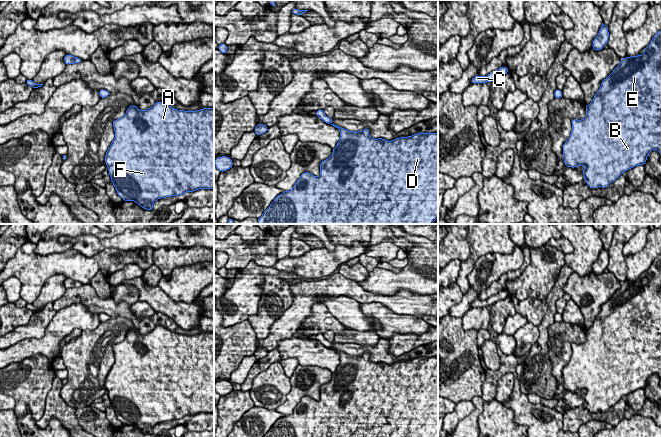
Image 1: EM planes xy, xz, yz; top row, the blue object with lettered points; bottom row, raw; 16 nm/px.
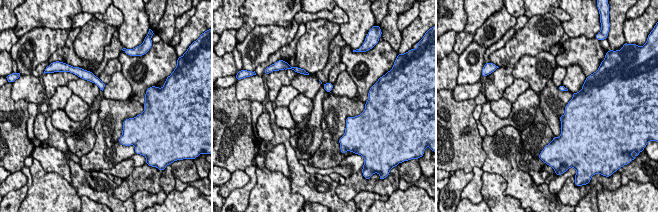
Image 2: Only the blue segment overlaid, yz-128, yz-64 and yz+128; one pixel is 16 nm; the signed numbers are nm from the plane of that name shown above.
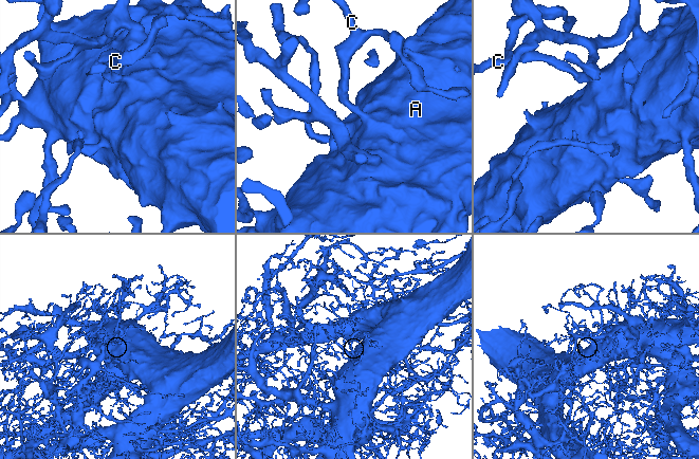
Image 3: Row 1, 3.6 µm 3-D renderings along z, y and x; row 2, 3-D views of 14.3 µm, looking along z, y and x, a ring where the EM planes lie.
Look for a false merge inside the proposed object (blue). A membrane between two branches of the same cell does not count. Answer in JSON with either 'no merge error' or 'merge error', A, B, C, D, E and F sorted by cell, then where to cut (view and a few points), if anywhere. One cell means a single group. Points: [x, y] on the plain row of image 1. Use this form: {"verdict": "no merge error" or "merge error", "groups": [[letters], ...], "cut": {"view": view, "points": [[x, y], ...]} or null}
{"verdict": "no merge error", "groups": [["A", "B", "C", "D", "E", "F"]], "cut": null}

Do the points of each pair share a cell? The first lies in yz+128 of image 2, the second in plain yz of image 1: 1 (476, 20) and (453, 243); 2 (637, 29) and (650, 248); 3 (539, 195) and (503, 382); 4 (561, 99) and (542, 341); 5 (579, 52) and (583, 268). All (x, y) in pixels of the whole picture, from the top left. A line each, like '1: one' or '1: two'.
1: two
2: one
3: two
4: two
5: two

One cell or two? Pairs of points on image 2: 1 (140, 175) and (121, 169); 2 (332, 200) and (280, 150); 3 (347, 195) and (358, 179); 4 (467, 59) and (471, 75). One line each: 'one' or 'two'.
1: two
2: two
3: one
4: one

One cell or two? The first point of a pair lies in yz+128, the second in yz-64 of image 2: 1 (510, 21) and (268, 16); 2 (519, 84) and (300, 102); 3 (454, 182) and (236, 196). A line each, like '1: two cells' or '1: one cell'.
1: two cells
2: two cells
3: two cells

